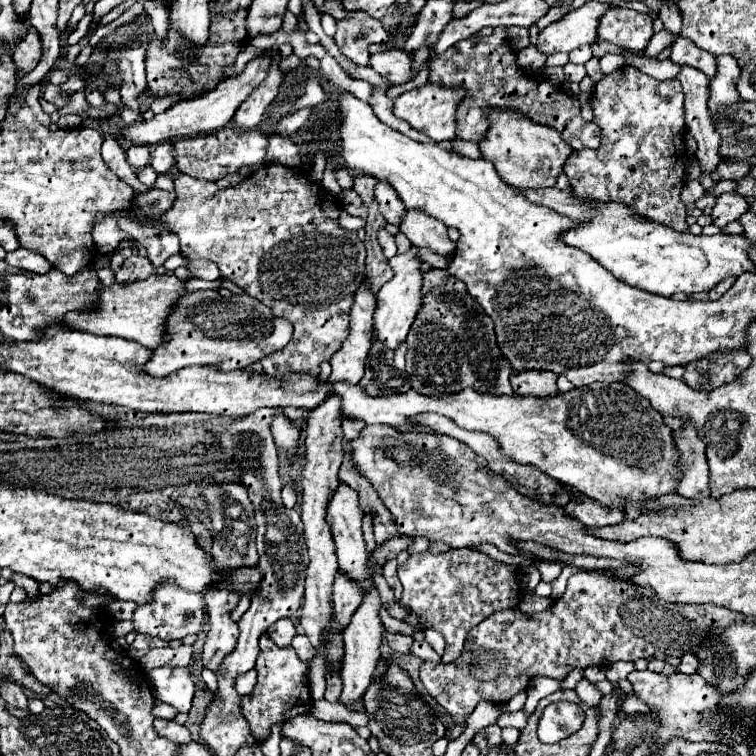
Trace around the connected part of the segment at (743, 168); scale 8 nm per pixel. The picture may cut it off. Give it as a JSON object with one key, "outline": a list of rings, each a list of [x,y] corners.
{"outline":[[[724,159],[724,161],[720,161],[720,165],[718,165],[718,175],[722,177],[722,179],[728,179],[728,181],[738,181],[738,179],[742,179],[746,173],[748,173],[748,169],[750,169],[750,165],[748,163],[744,163],[744,161],[730,161],[730,159]]]}

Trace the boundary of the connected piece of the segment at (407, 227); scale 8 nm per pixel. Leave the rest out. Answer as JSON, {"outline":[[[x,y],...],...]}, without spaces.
{"outline":[[[408,209],[406,217],[402,219],[400,231],[418,249],[430,249],[442,257],[454,257],[456,255],[456,243],[446,237],[448,227],[442,225],[434,217],[426,217],[424,213]]]}

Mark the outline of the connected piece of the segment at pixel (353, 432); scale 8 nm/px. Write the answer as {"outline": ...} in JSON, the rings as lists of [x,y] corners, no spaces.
{"outline":[[[344,419],[342,423],[342,429],[344,429],[344,439],[346,441],[352,441],[354,437],[358,437],[358,433],[362,431],[362,427],[365,427],[365,423],[358,419]]]}

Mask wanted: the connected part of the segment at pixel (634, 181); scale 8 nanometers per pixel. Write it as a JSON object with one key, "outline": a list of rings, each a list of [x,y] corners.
{"outline":[[[626,65],[610,75],[604,75],[590,99],[594,111],[594,123],[602,129],[602,143],[598,149],[574,151],[564,173],[570,179],[570,187],[578,197],[596,197],[600,201],[620,201],[634,207],[638,213],[662,221],[674,231],[688,231],[686,207],[680,201],[680,189],[684,185],[686,171],[686,147],[684,147],[684,113],[682,113],[682,85],[676,79],[658,81],[650,75]]]}

